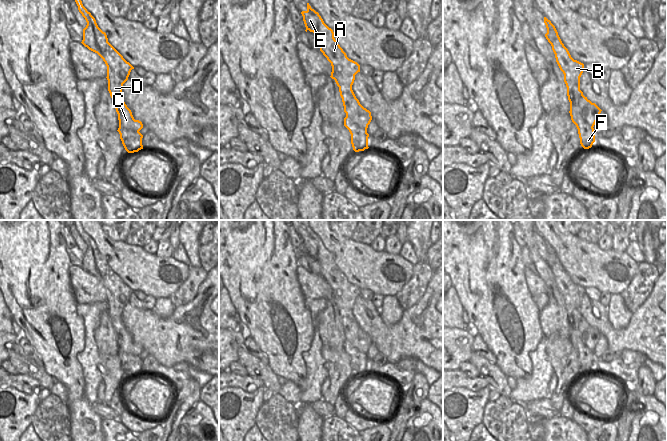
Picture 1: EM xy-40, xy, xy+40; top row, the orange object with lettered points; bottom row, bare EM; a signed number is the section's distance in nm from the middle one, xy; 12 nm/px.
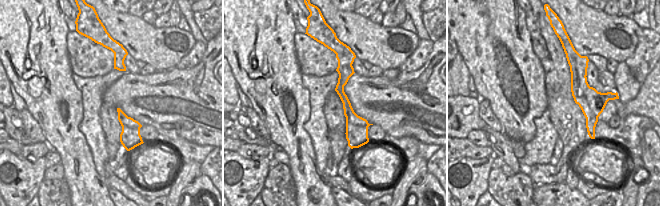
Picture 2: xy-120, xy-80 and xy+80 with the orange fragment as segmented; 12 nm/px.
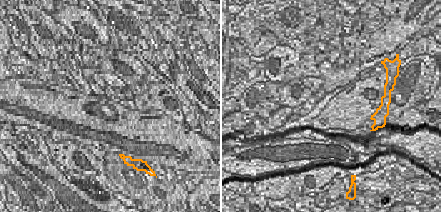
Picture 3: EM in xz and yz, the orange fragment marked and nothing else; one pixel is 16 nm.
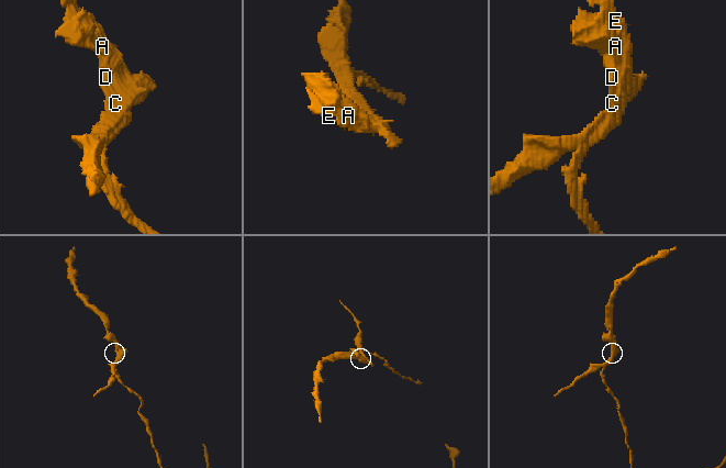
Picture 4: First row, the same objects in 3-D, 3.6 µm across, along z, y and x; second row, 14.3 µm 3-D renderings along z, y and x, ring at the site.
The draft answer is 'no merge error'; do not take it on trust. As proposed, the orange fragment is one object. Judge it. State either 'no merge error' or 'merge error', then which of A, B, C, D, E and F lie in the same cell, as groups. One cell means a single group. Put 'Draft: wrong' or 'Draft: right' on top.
Draft: wrong
merge error; groups A B D E F / C

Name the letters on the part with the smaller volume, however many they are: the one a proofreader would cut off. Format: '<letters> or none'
C

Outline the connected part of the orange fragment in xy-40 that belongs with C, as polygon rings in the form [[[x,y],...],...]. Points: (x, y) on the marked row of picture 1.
[[[124,110],[120,115],[118,115],[118,120],[120,126],[125,129],[131,129],[133,131],[139,132],[143,128],[143,124],[139,120],[135,120],[132,112]]]

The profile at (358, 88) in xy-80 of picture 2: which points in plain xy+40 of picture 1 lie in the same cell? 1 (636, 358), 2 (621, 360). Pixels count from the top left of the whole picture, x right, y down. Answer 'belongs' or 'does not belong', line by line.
1: does not belong
2: does not belong

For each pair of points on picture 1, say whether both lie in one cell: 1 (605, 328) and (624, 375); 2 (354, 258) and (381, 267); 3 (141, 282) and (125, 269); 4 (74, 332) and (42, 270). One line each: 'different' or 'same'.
1: different
2: same
3: same
4: same

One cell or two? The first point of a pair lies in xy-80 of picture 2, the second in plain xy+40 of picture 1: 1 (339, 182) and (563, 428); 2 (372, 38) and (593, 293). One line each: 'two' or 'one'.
1: two
2: two

